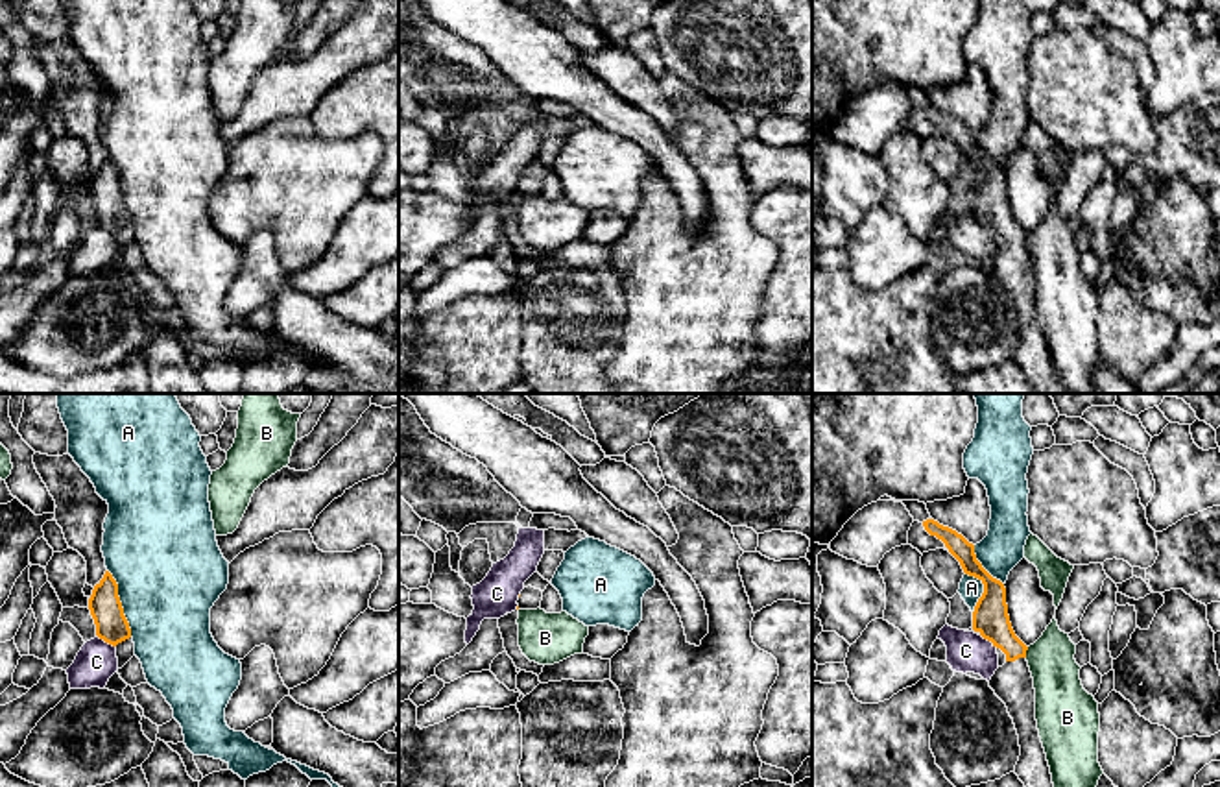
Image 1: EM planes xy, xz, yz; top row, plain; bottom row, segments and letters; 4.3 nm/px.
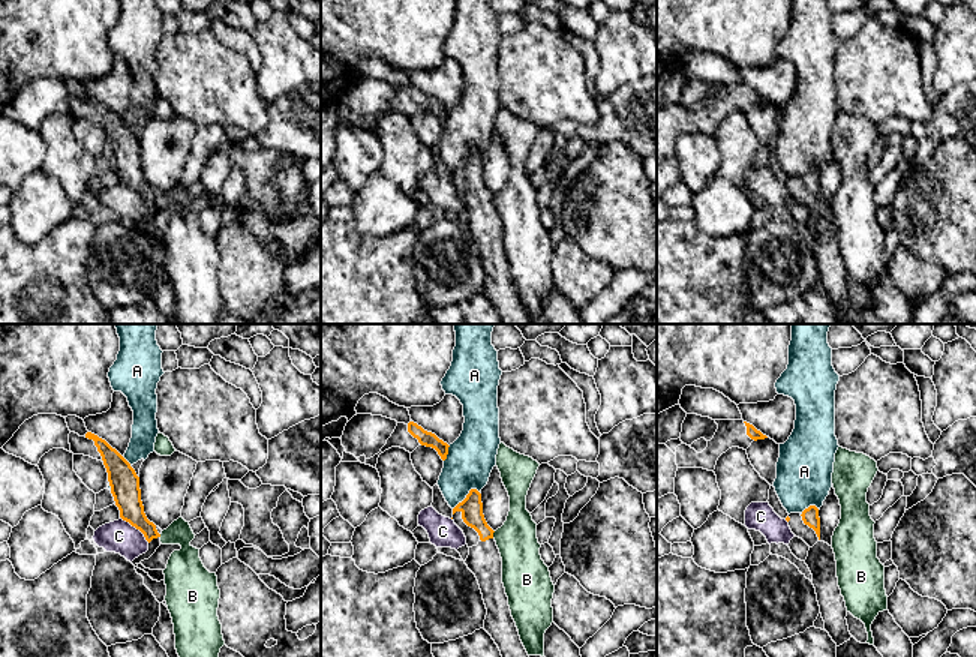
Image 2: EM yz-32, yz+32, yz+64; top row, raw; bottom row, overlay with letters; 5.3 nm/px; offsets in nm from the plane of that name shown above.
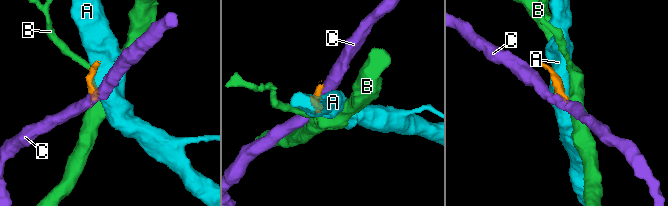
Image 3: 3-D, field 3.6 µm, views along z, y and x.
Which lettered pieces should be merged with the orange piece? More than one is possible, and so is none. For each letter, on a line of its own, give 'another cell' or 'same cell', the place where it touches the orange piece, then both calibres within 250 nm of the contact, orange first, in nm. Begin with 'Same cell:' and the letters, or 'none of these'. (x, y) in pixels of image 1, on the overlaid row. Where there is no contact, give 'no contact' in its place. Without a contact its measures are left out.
Same cell: none of these
A: another cell; meets orange in xy at (120, 603); 140 nm thick on the orange side, 460 nm on the other
B: another cell; meets orange in yz at (1025, 653); 160 nm thick on the orange side, 220 nm on the other
C: another cell; meets orange in xy at (106, 641); 140 nm thick on the orange side, 180 nm on the other

